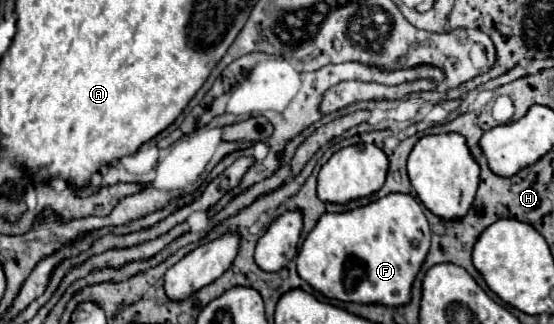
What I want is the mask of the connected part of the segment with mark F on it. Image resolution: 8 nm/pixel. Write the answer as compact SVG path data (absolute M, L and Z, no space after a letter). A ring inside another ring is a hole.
M389 193L365 207L357 207L345 213L325 213L317 221L313 233L305 239L301 255L297 255L299 275L319 293L339 301L353 303L381 303L381 305L405 305L409 301L411 285L421 269L421 263L429 251L431 229L423 215L423 209L409 193Z

